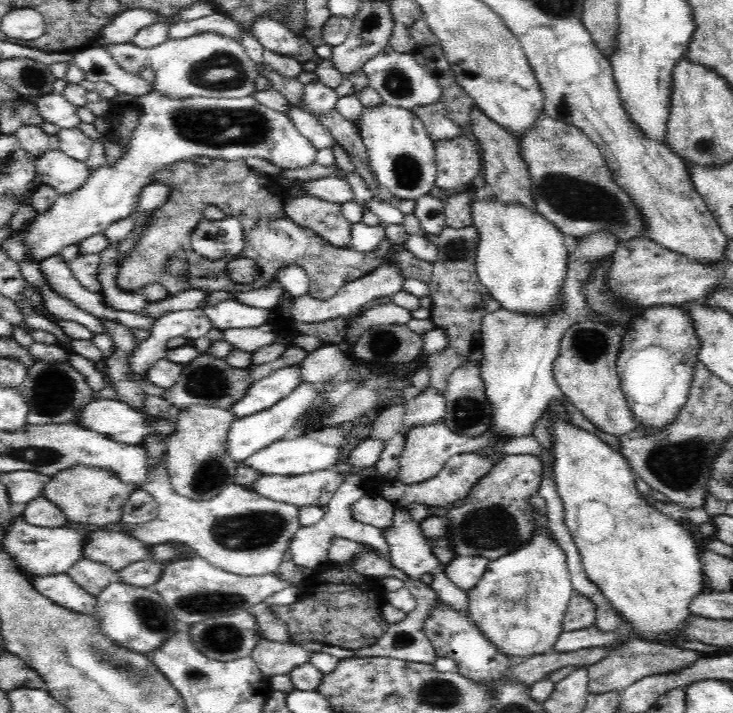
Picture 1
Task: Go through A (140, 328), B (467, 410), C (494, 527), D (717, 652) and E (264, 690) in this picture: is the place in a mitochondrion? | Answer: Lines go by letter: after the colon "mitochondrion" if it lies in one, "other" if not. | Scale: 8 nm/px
A: other
B: mitochondrion
C: mitochondrion
D: other
E: other

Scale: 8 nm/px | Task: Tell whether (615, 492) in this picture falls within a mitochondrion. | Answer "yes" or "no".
no

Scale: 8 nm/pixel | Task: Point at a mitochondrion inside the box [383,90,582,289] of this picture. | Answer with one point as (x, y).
(456, 251)

